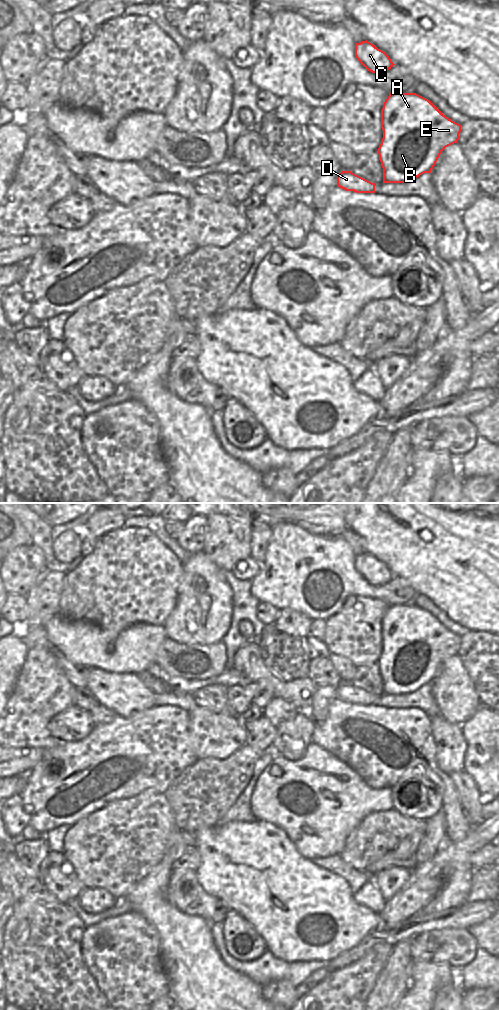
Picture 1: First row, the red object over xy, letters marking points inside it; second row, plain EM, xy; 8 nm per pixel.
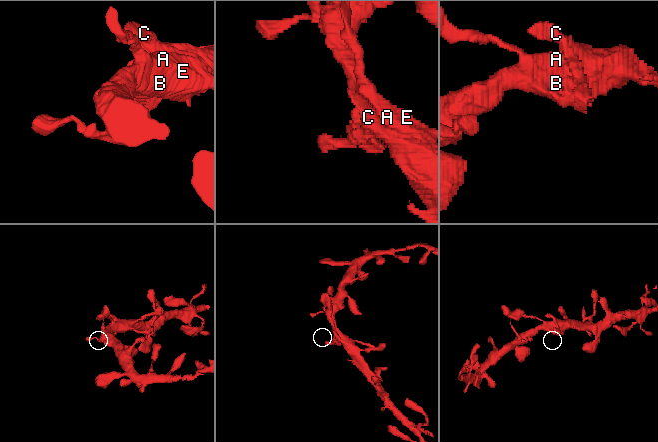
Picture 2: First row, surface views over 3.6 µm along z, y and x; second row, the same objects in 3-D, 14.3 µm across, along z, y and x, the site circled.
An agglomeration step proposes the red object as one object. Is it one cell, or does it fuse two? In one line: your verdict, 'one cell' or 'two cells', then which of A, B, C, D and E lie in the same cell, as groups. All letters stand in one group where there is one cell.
one cell; groups A B C D E

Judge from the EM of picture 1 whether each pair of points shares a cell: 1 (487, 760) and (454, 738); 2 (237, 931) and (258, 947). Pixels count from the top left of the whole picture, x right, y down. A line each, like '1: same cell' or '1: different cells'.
1: different cells
2: same cell

